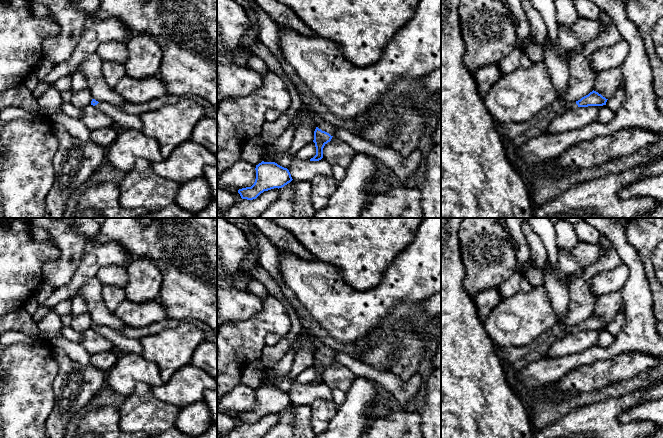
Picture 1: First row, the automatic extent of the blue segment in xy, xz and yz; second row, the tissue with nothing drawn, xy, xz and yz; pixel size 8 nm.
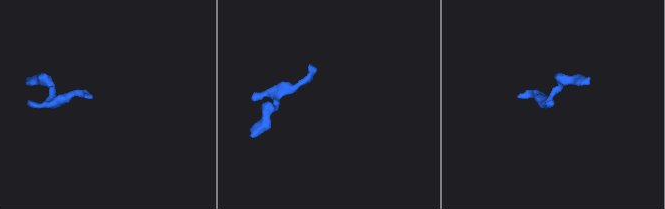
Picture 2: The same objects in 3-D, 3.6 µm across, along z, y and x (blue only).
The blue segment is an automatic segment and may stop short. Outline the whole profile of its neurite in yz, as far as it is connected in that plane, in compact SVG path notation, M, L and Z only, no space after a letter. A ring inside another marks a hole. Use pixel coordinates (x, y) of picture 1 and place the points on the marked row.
M593 90L588 95L582 97L580 100L568 104L568 107L575 109L578 107L603 106L606 105L607 100L608 99Z

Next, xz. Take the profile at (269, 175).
M262 161L256 165L256 179L251 187L238 190L242 199L256 199L264 191L274 188L282 188L293 179L287 168L278 165L275 162Z

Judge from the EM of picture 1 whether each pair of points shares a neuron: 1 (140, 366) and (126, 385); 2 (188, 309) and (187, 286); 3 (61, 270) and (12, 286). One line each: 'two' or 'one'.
1: one
2: one
3: two

